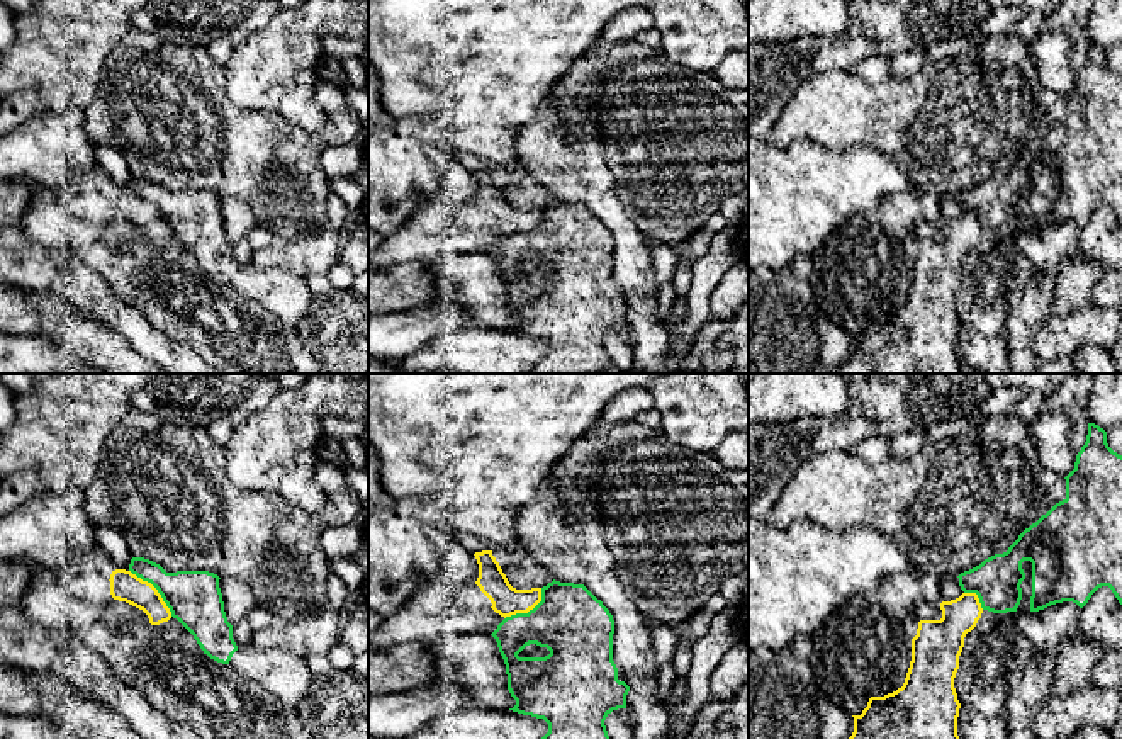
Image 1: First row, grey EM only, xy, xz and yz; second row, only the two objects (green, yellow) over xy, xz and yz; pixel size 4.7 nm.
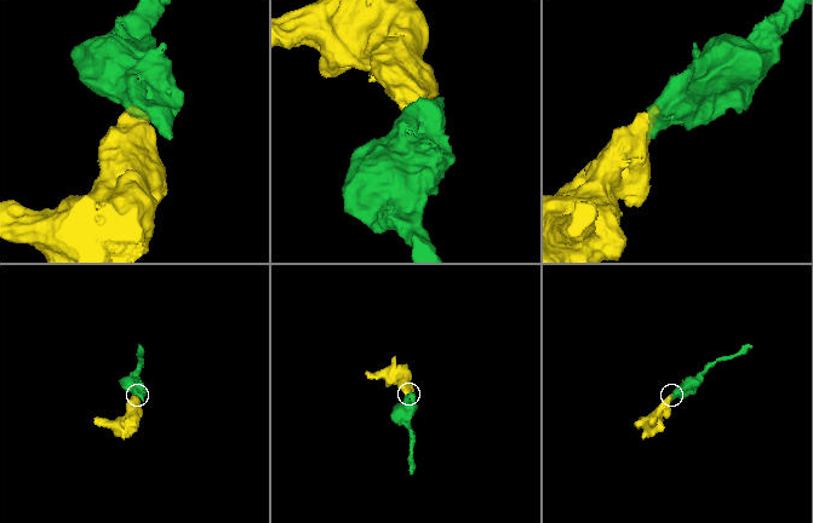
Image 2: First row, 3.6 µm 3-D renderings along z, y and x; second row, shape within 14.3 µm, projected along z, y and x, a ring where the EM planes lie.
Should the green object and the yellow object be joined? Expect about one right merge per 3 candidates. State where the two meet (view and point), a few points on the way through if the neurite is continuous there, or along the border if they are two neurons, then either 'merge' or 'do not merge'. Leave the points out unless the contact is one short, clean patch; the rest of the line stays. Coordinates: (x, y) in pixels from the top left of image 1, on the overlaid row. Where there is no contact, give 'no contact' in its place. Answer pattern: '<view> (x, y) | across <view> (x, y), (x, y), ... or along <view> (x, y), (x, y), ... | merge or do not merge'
xy (157, 588) | along xy (129, 569), (157, 590), (172, 615) | do not merge

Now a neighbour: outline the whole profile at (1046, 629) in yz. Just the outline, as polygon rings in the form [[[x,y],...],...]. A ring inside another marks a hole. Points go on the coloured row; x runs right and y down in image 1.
[[[1063,601],[1039,612],[1017,613],[1013,622],[1034,651],[1056,657],[1064,639],[1080,635],[1080,610],[1076,603]]]

